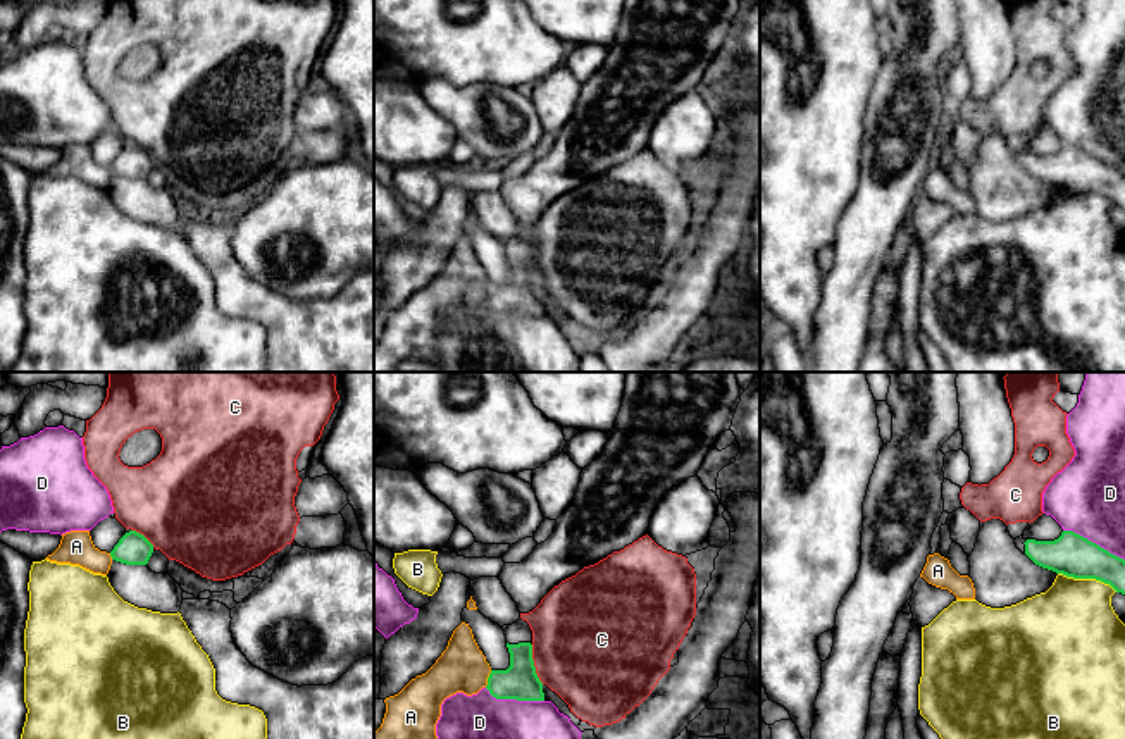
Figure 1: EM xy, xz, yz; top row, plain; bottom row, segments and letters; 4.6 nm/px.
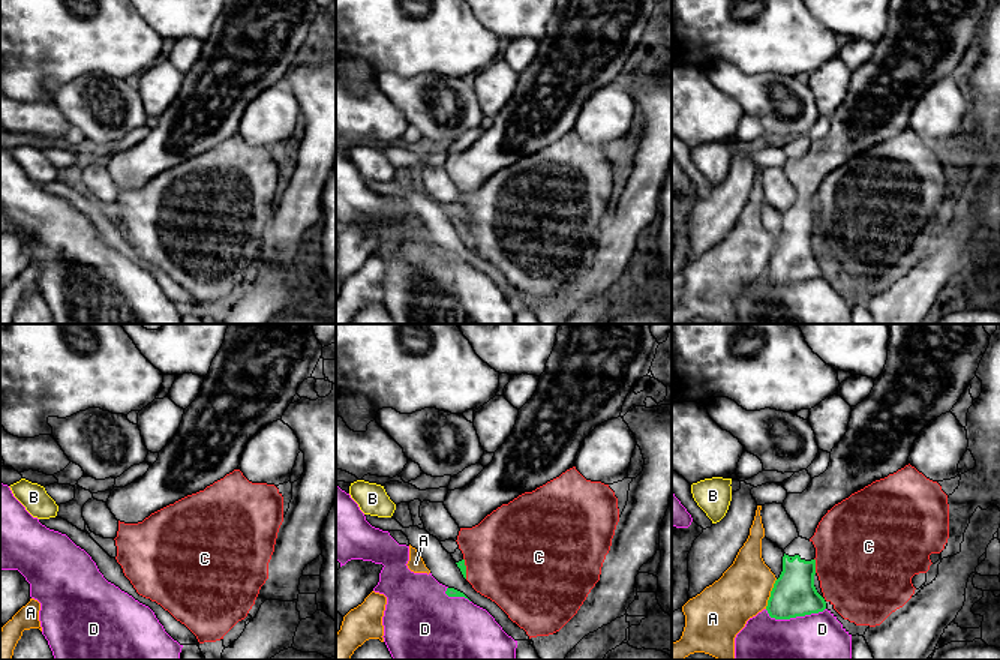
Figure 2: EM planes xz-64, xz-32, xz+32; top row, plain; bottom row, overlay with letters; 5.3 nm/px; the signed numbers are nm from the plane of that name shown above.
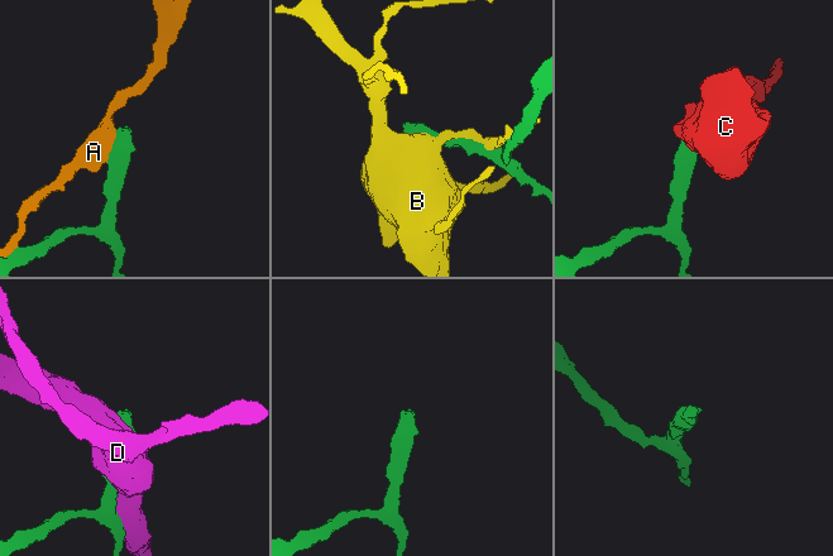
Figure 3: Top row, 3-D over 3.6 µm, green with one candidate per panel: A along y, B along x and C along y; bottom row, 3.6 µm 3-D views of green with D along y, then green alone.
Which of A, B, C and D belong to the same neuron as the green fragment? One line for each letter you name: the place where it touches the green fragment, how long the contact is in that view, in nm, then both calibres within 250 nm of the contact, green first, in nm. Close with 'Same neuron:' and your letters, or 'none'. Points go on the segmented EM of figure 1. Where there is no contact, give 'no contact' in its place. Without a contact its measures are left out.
Same neuron: none

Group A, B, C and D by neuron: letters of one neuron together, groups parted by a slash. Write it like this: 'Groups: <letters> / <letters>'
Groups: A / B / C / D

